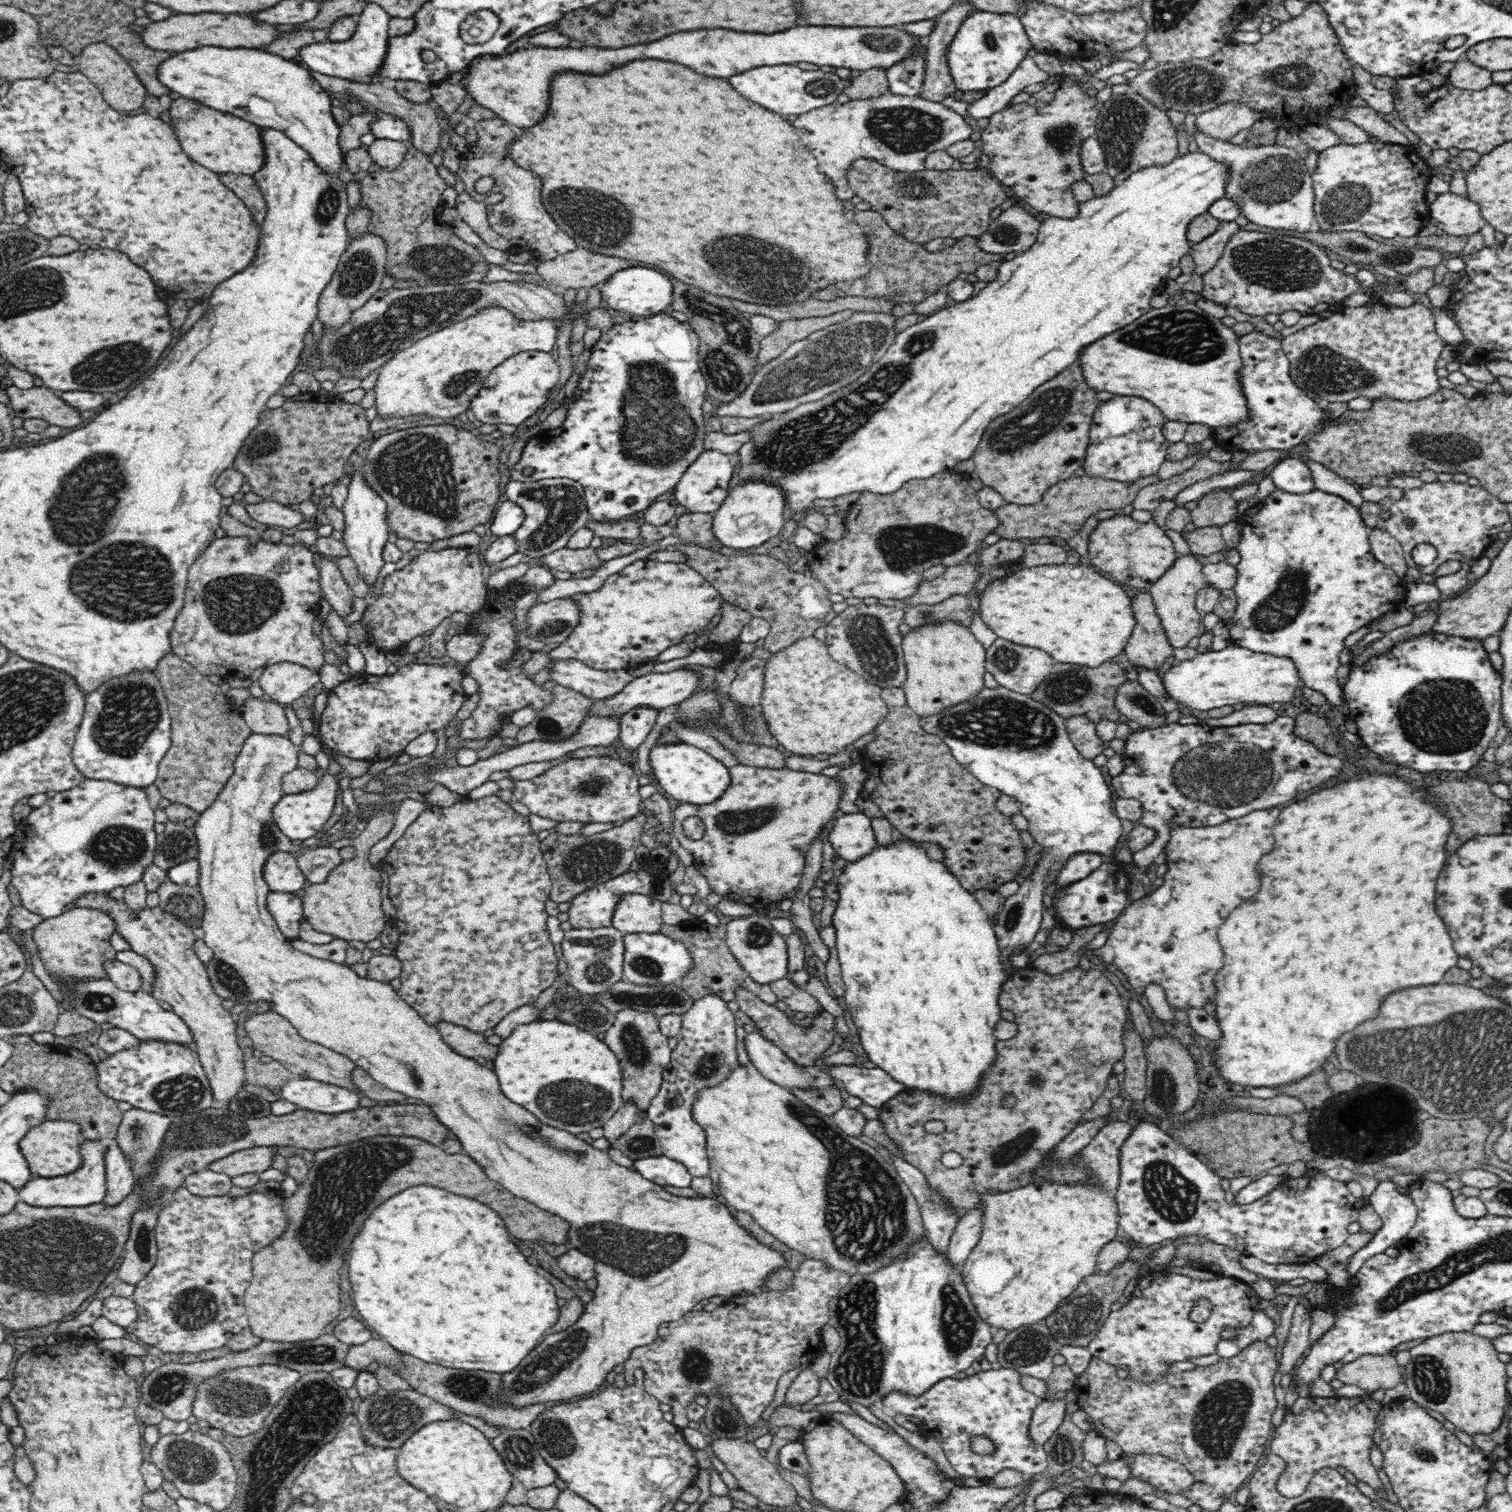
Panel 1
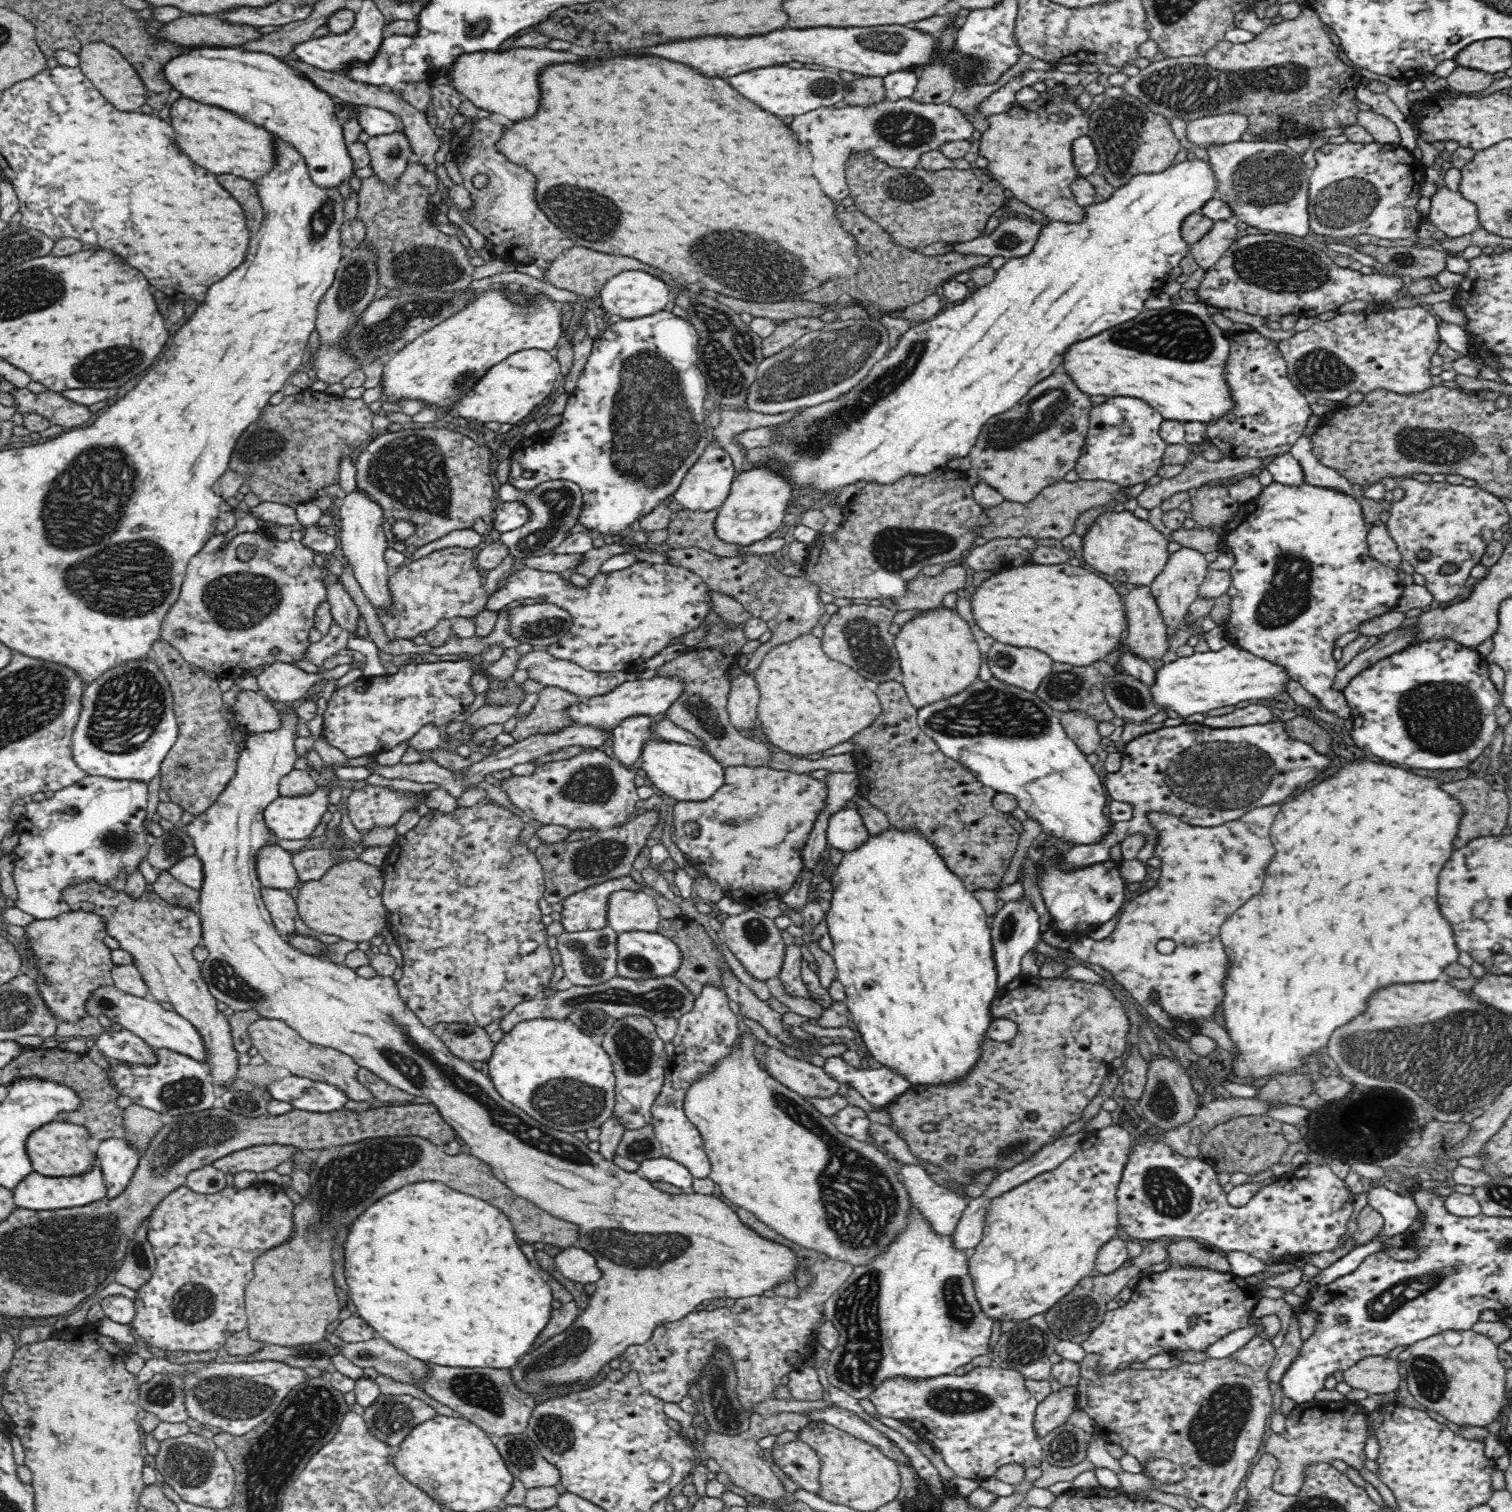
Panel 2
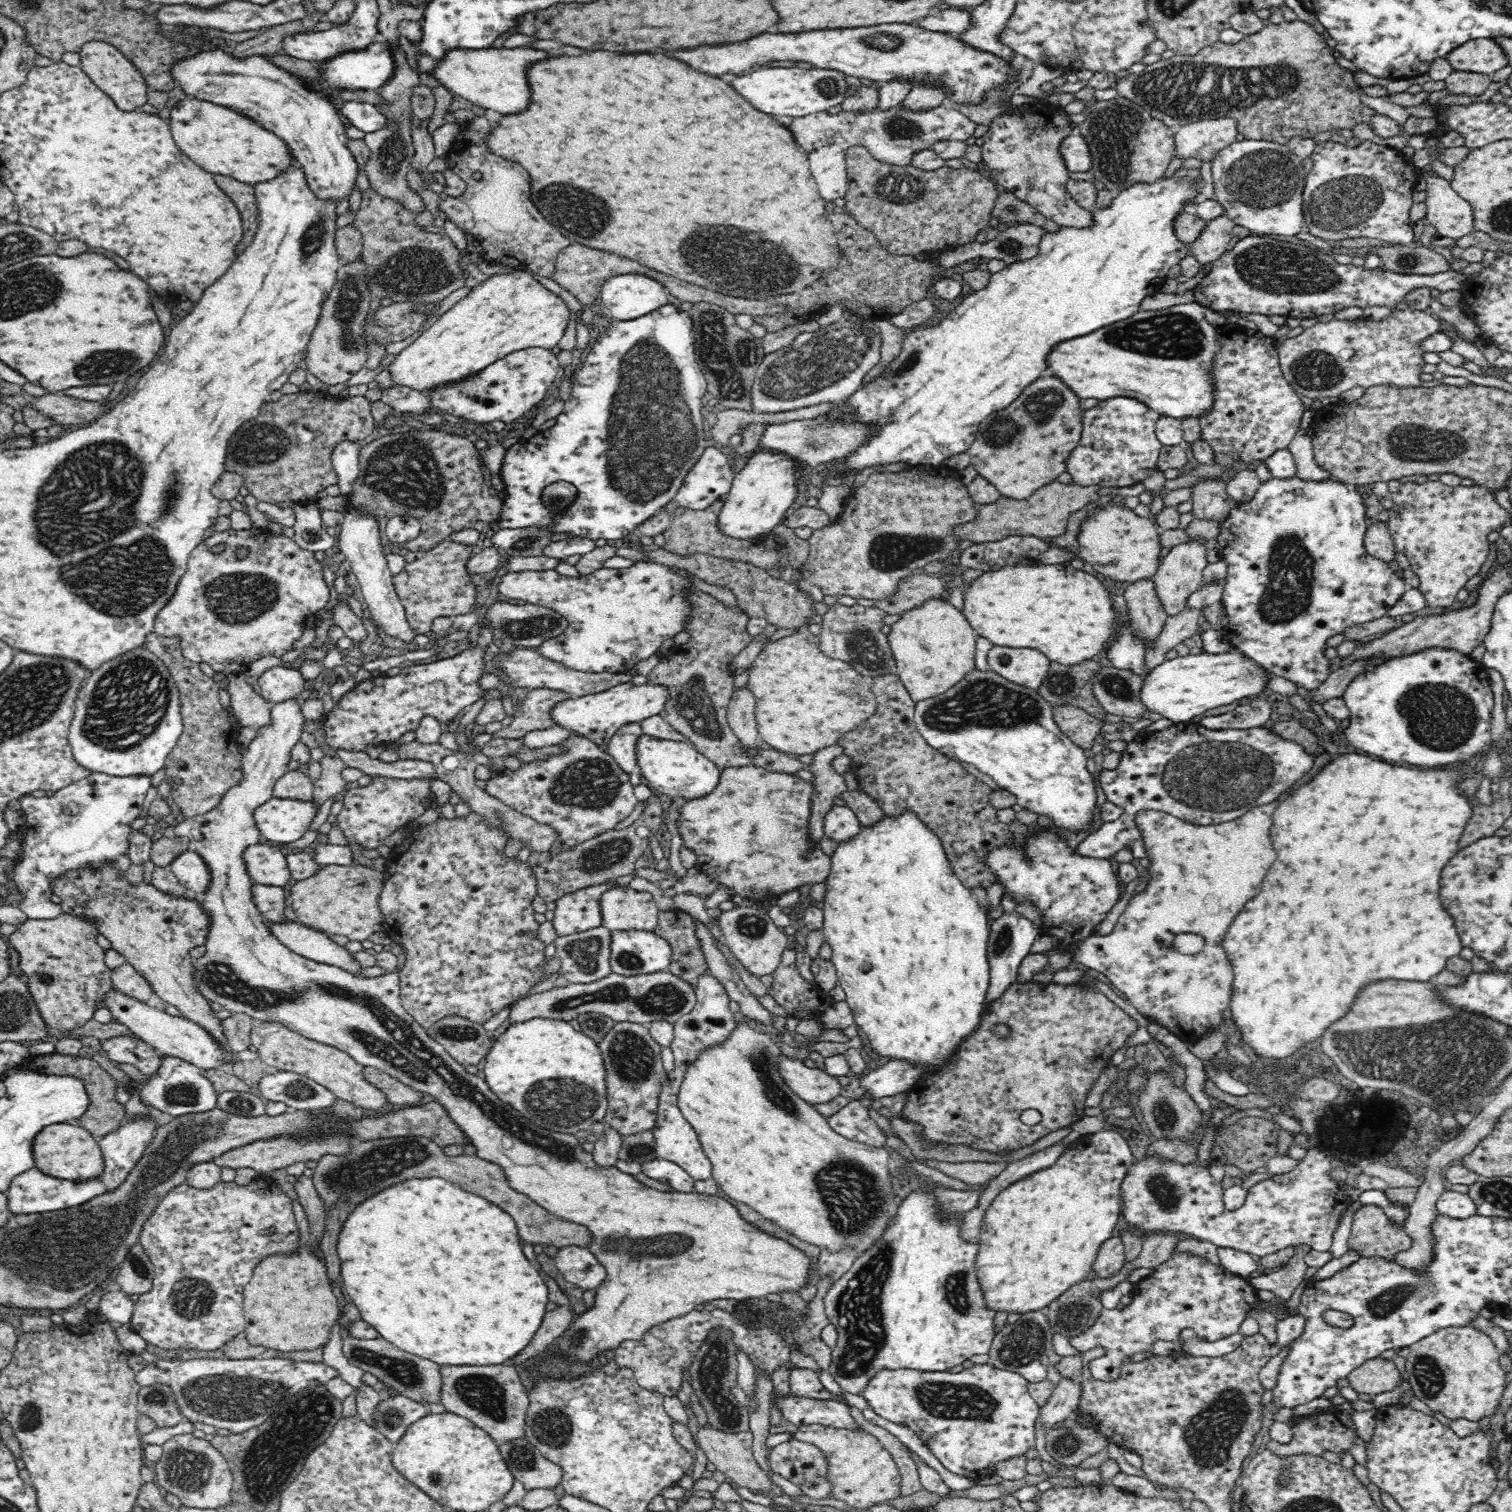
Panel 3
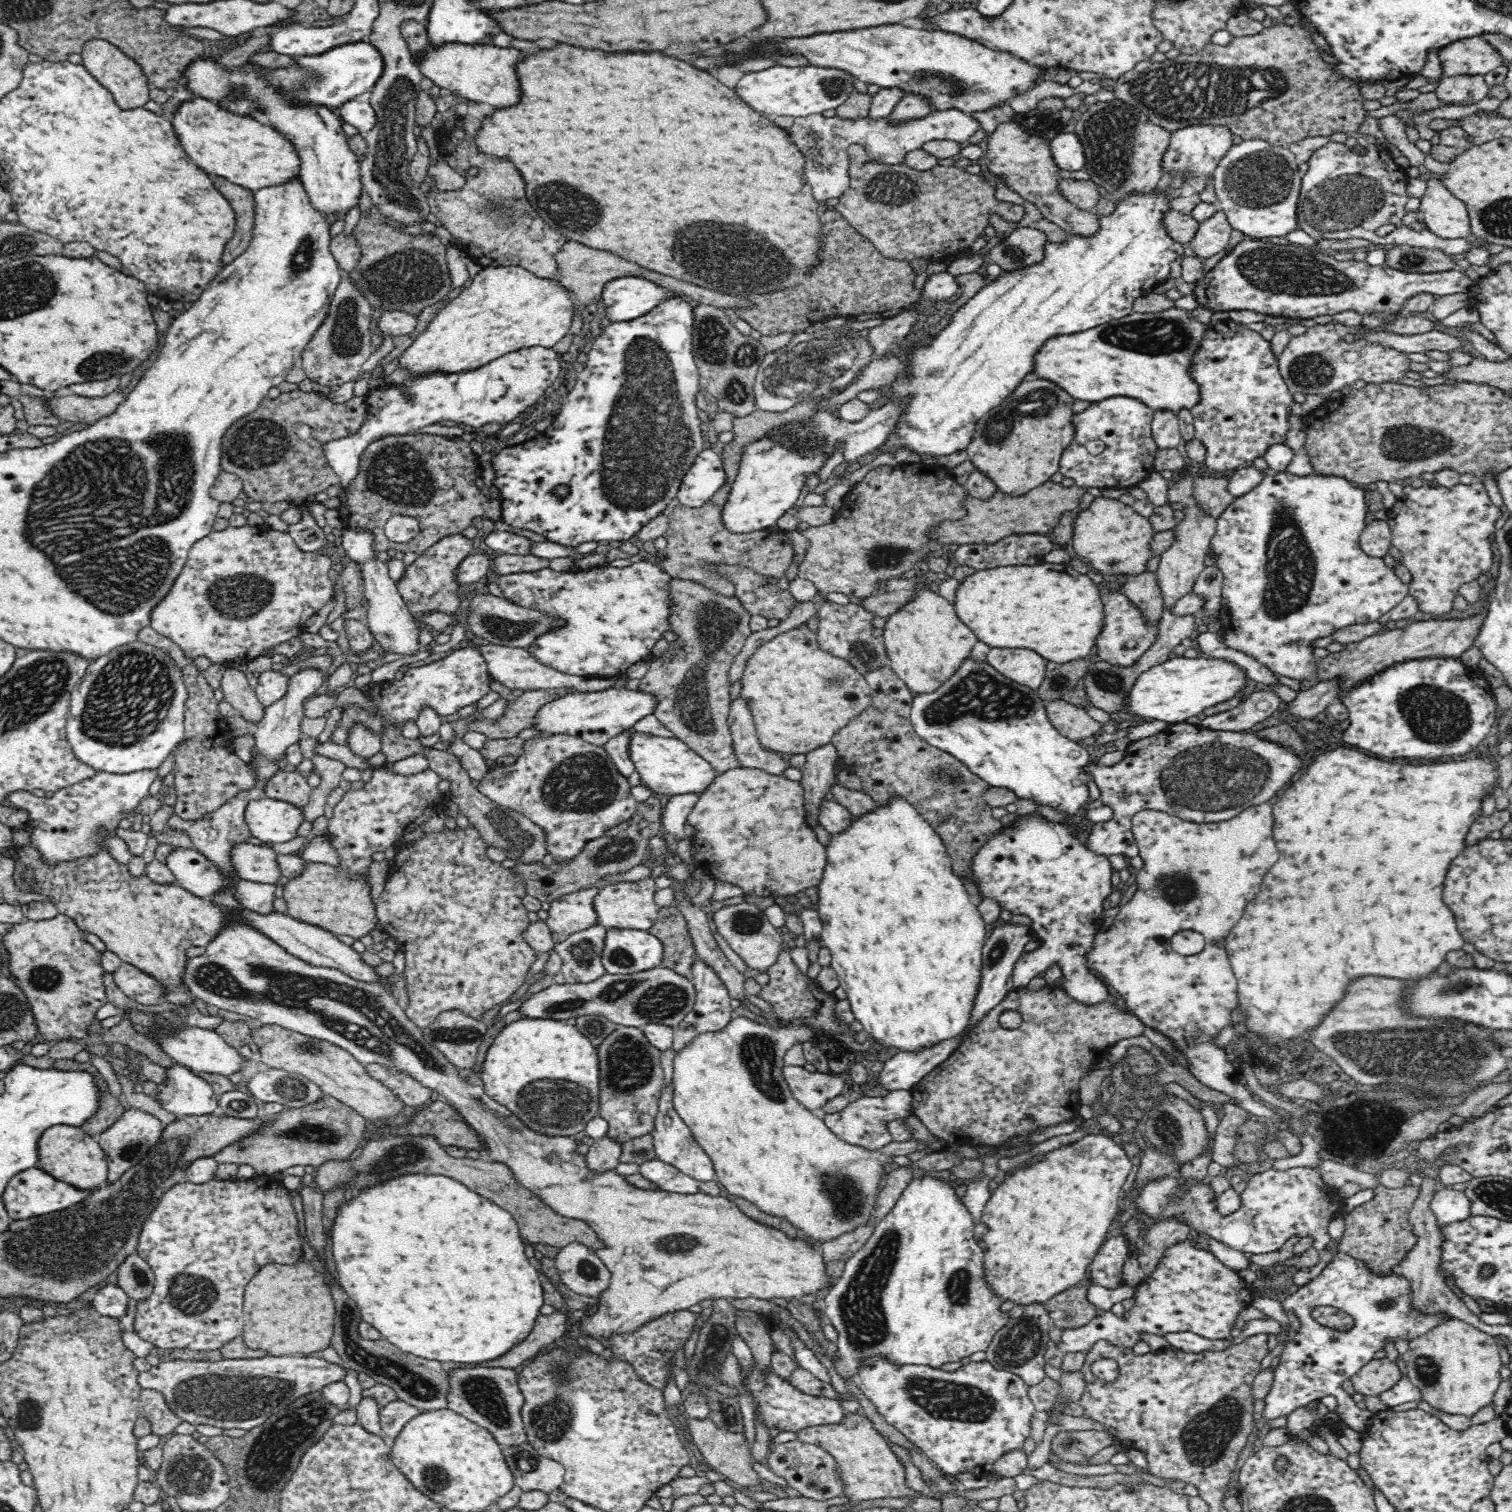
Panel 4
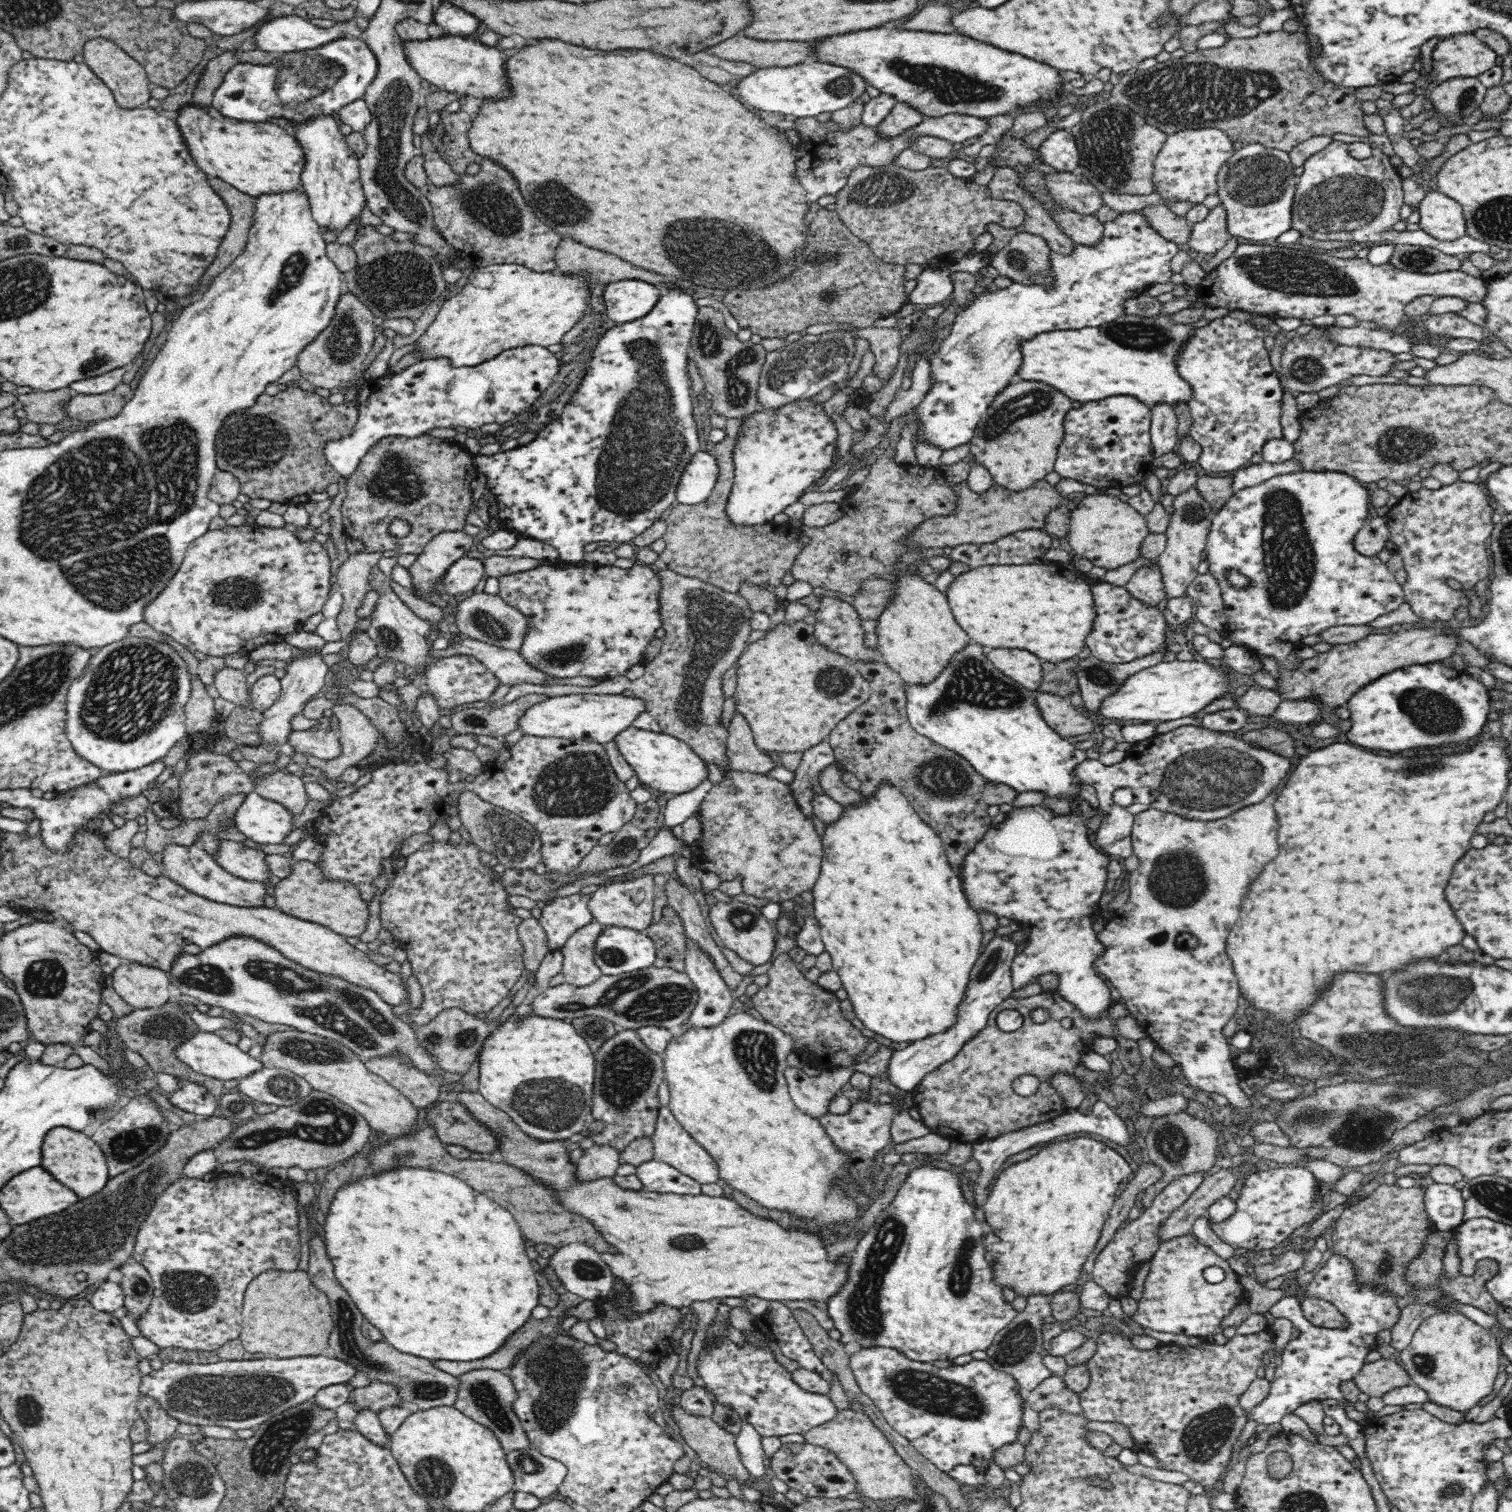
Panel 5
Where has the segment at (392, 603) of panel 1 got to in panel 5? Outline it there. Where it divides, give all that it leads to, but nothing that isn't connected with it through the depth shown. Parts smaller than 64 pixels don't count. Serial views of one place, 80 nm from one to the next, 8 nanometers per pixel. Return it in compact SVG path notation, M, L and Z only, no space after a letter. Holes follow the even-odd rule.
M444 531L433 536L424 546L424 550L417 555L414 564L407 568L412 575L413 586L429 596L430 604L436 606L448 606L443 597L438 597L432 586L434 582L444 576L448 566L452 566L456 560L465 556L472 548L472 536L464 531Z

